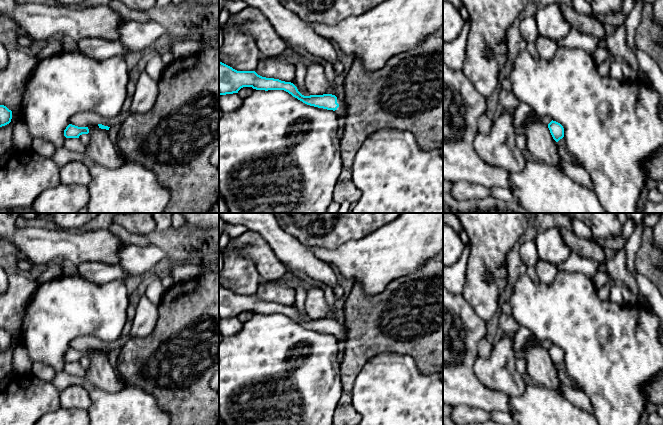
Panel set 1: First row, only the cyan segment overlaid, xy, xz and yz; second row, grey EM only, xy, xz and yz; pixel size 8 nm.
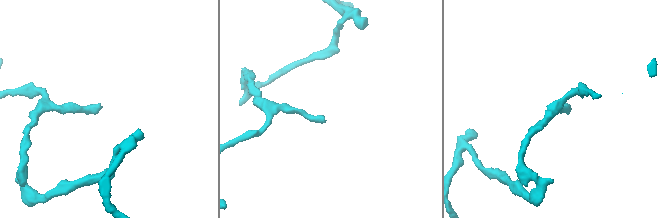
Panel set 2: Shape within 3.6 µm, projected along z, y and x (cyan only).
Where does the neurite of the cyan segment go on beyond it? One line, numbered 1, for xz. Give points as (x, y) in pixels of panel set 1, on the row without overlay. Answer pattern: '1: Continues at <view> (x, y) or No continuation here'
1: Continues at xz (343, 331)

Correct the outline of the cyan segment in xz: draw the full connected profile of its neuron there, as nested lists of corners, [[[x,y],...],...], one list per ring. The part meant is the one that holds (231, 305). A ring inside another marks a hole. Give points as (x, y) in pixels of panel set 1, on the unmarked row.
[[[219,285],[219,319],[238,317],[243,311],[252,311],[256,314],[265,315],[284,314],[307,329],[333,334],[337,339],[342,338],[345,340],[348,334],[345,324],[340,324],[335,319],[304,320],[291,306],[262,301],[255,295],[237,295]]]

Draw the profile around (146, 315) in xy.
[[[143,295],[136,306],[130,328],[130,337],[149,336],[156,326],[158,316],[157,306]]]

